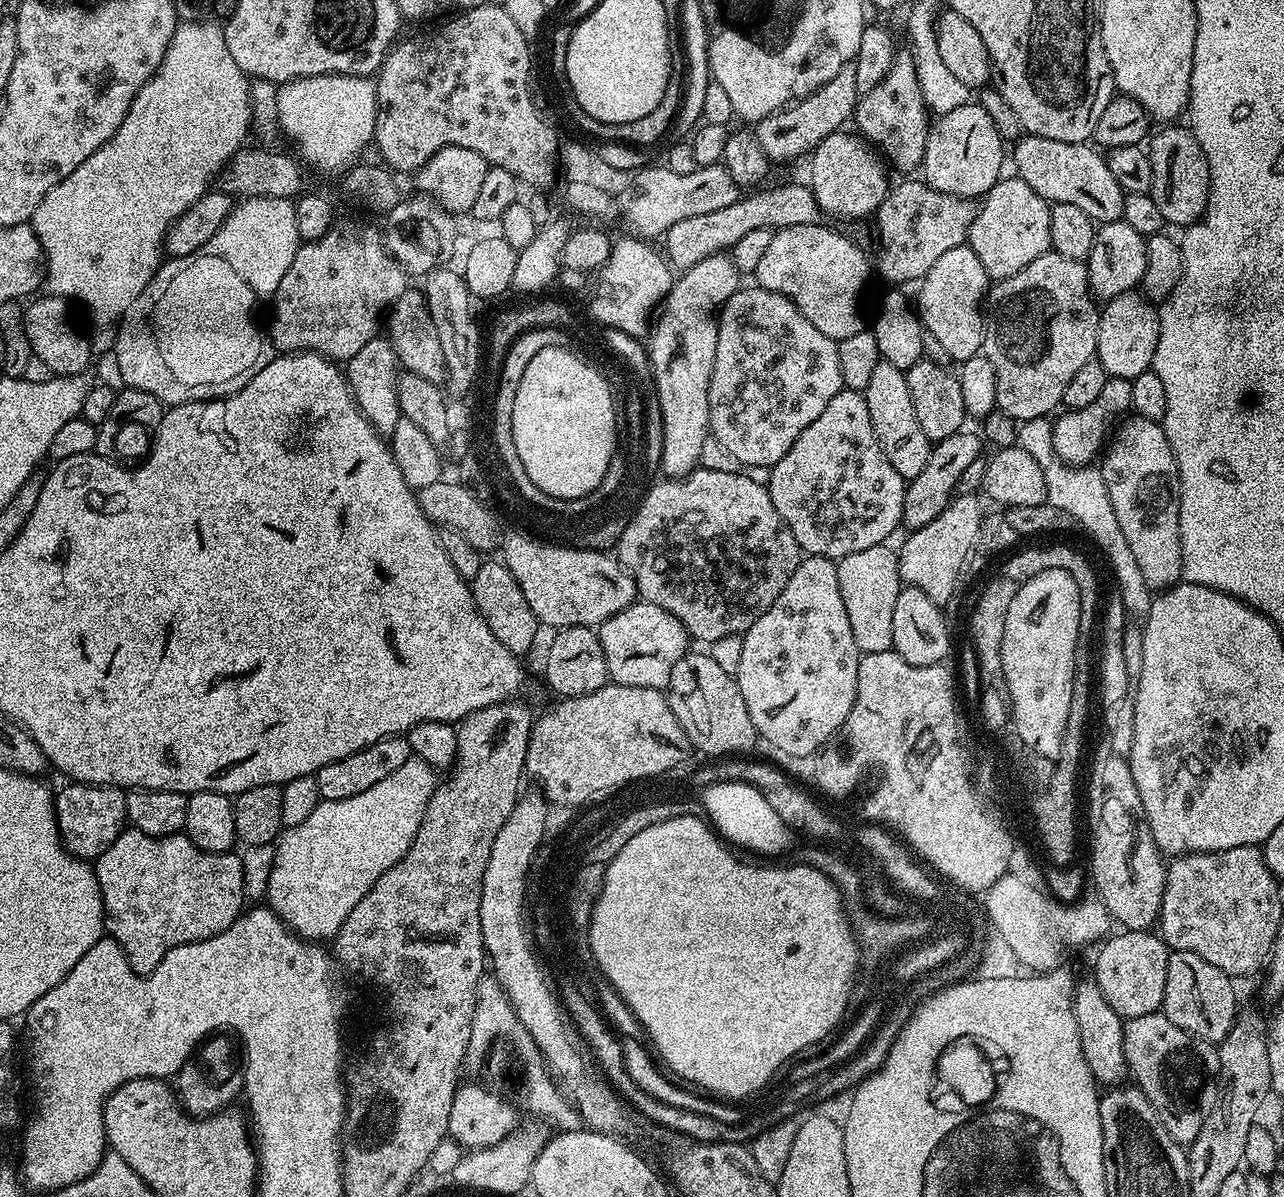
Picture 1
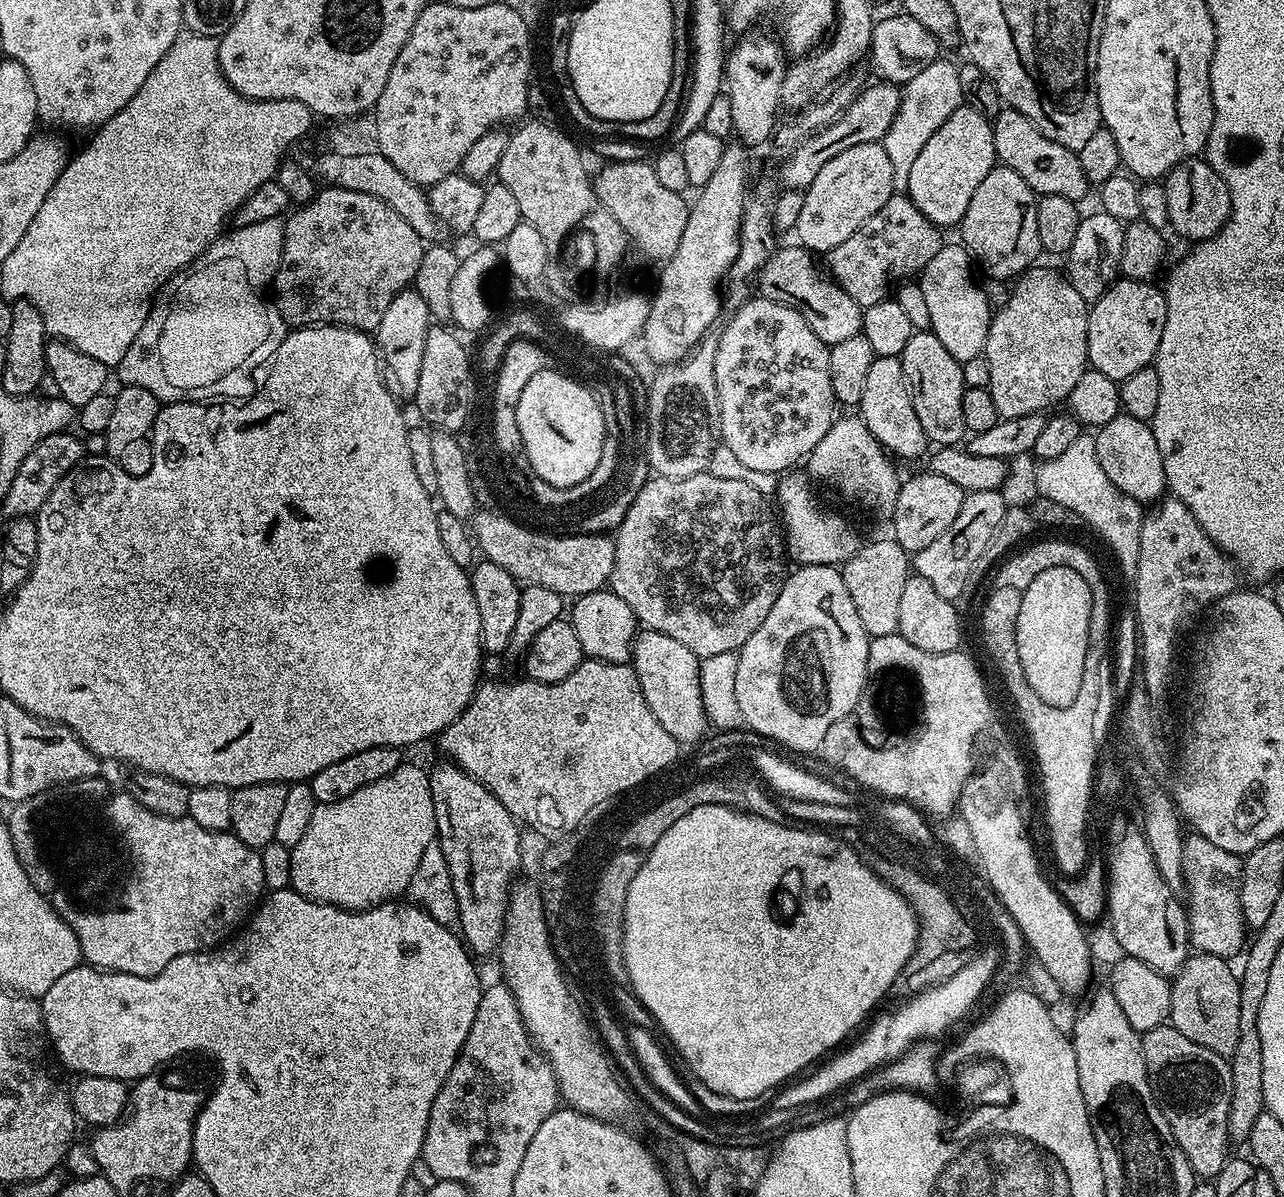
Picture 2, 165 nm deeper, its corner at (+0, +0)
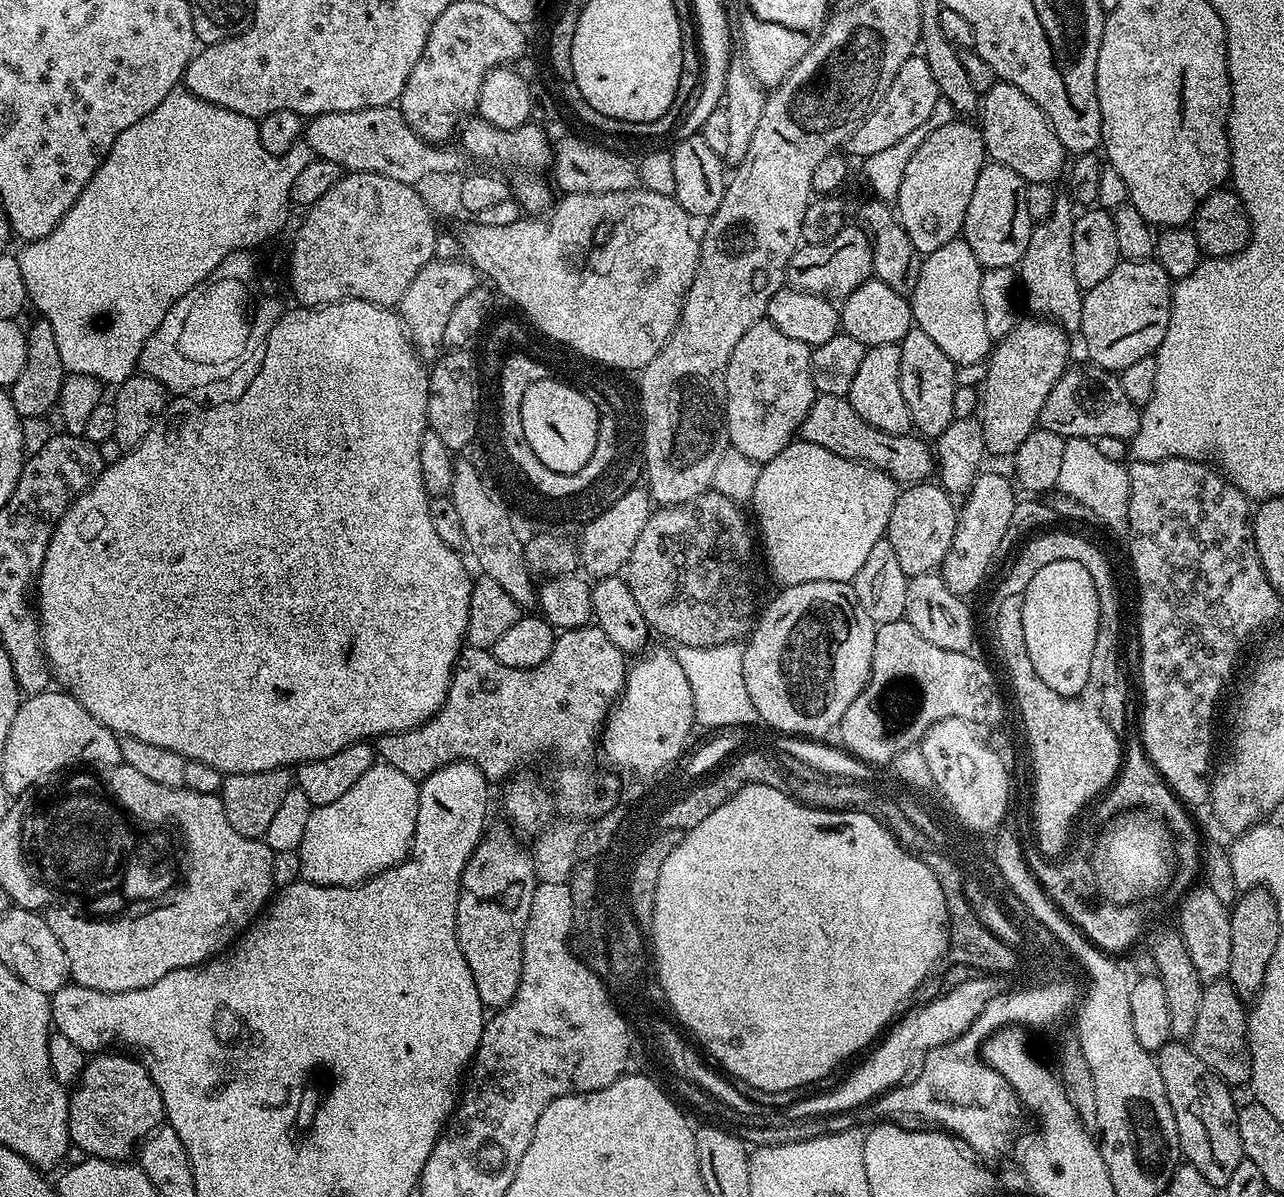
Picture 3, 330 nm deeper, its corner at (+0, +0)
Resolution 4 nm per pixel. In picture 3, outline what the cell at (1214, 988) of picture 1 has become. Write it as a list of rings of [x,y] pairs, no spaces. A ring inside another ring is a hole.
[[[1227,979],[1214,980],[1204,984],[1202,1002],[1198,1005],[1198,1018],[1194,1018],[1194,1030],[1190,1037],[1190,1046],[1218,1078],[1222,1078],[1225,1084],[1237,1086],[1236,1084],[1247,1085],[1252,1078],[1252,1055],[1248,1045],[1248,1012],[1245,1001],[1241,1000],[1239,992],[1232,987]]]

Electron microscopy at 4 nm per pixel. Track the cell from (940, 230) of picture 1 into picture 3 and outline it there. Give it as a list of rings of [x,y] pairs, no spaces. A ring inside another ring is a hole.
[[[860,226],[842,227],[834,238],[826,242],[801,243],[794,250],[786,269],[786,280],[791,287],[815,296],[824,296],[833,302],[843,302],[873,276],[872,243],[868,233]]]

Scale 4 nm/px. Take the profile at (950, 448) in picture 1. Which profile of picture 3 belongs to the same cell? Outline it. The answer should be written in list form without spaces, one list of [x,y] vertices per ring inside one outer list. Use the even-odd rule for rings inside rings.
[[[1084,362],[1081,368],[1069,367],[1054,390],[1046,394],[1046,402],[1040,411],[1039,427],[1054,430],[1054,434],[1065,438],[1096,441],[1100,436],[1109,436],[1128,442],[1138,434],[1140,414],[1141,409],[1136,408],[1122,391],[1117,373]]]

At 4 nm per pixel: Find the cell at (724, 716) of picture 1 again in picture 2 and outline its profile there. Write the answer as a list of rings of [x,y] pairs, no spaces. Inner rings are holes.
[[[644,630],[633,643],[630,663],[642,686],[646,706],[650,706],[654,718],[662,720],[665,728],[676,736],[696,742],[703,734],[704,727],[708,728],[710,724],[700,685],[701,657],[695,656],[686,650],[686,646],[682,646],[682,642],[666,634]]]

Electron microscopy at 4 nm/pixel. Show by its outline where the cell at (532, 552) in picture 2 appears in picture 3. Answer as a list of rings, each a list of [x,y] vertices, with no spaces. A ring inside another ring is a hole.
[[[637,486],[622,494],[622,498],[618,498],[618,502],[614,502],[614,506],[606,510],[606,514],[598,514],[598,518],[583,525],[578,536],[578,551],[582,568],[585,568],[583,571],[592,578],[617,575],[627,565],[634,550],[634,542],[638,542],[638,534],[642,534],[642,526],[646,526],[653,511],[654,504],[649,493]]]

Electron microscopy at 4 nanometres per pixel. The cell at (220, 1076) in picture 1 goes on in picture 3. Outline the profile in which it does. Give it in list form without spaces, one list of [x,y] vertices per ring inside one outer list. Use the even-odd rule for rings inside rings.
[[[105,1050],[93,1055],[84,1065],[84,1073],[80,1075],[80,1083],[71,1089],[68,1098],[68,1139],[71,1147],[76,1148],[88,1158],[98,1160],[115,1160],[124,1162],[128,1156],[137,1151],[138,1145],[151,1132],[156,1131],[165,1123],[164,1103],[162,1094],[139,1060],[121,1054],[116,1050]]]

